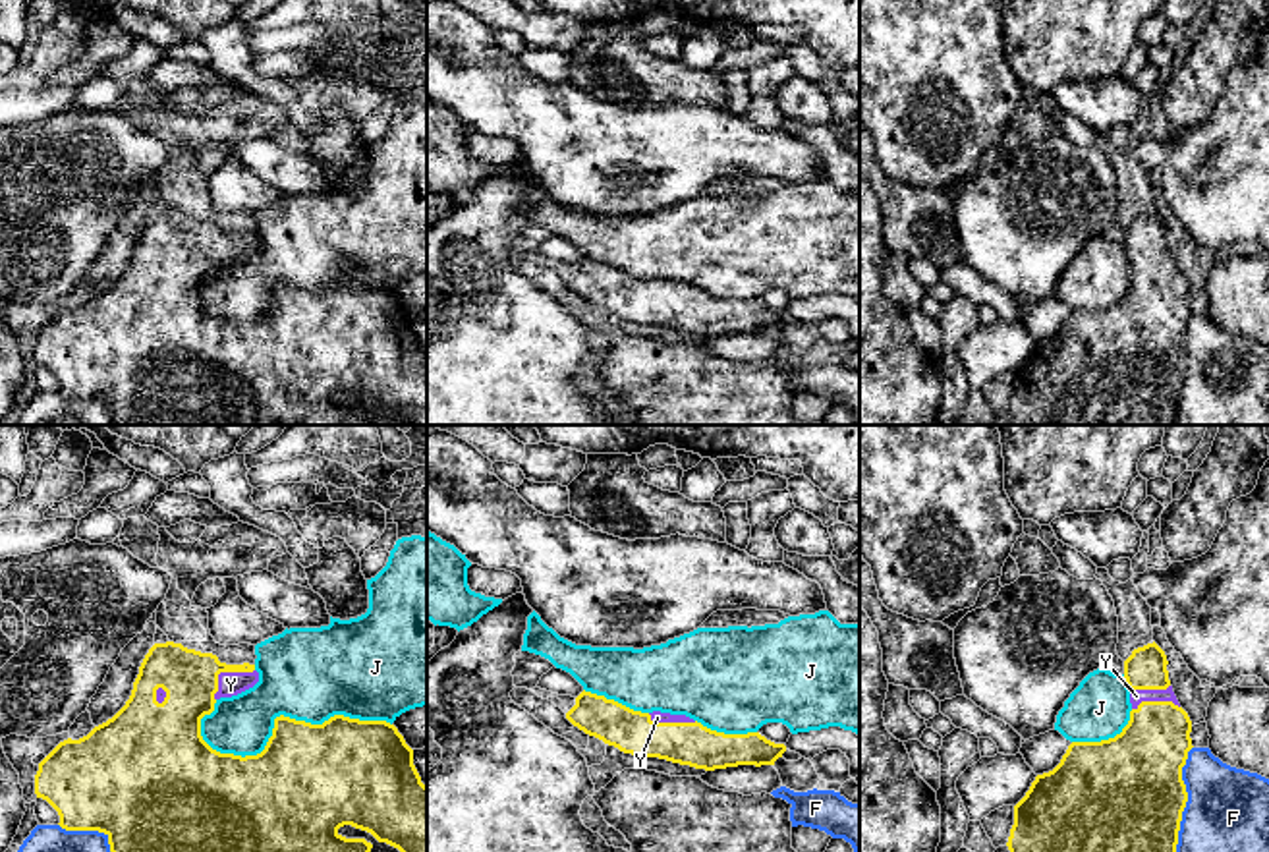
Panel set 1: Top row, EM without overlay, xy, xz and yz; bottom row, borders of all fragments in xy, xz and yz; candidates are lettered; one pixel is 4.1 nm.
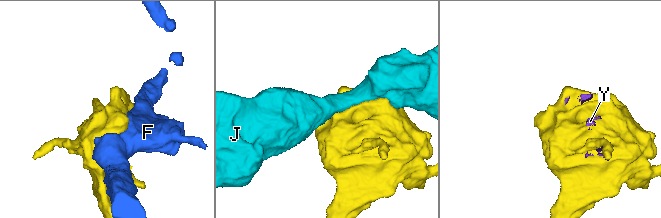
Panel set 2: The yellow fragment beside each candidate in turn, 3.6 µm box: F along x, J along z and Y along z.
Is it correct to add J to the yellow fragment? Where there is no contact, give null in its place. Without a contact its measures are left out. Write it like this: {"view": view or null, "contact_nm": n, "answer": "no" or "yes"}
{"view": "xy", "contact_nm": 800, "answer": "no"}

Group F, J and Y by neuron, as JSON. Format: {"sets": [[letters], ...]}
{"sets": [["F"], ["J"], ["Y"]]}

